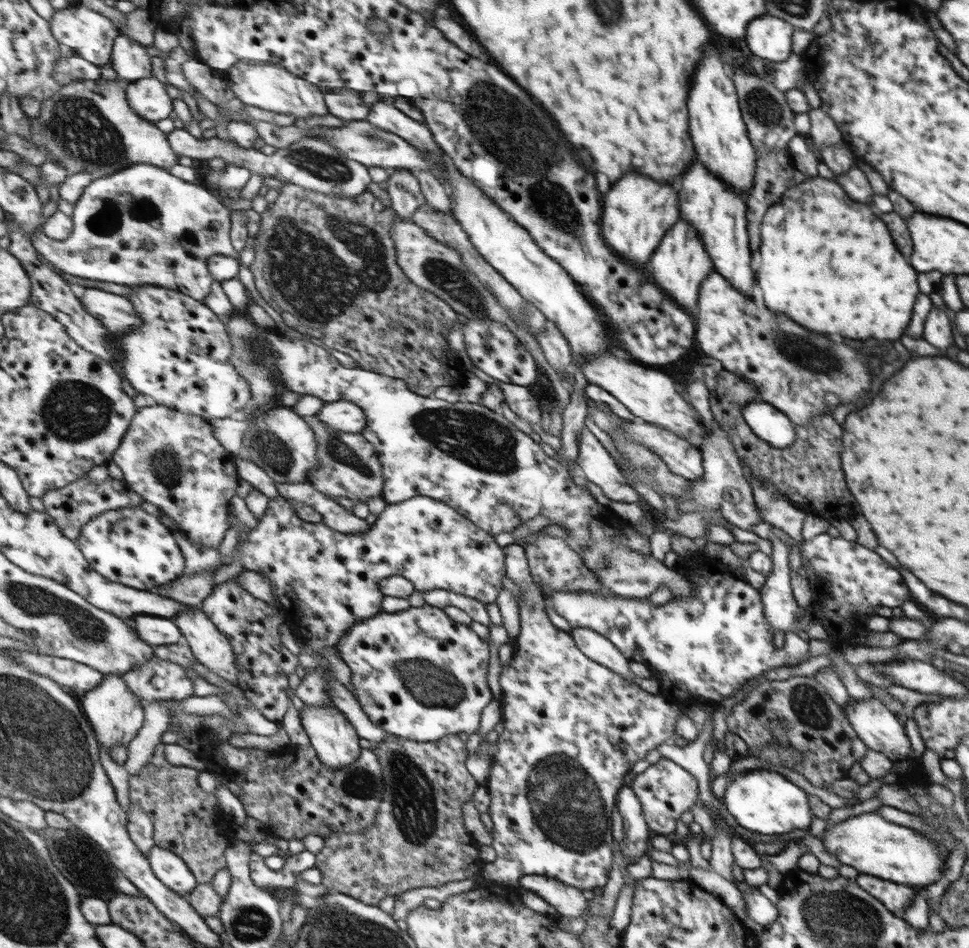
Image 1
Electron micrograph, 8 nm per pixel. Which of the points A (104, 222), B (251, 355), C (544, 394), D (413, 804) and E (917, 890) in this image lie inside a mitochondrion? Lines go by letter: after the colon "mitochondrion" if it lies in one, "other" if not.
A: mitochondrion
B: mitochondrion
C: other
D: mitochondrion
E: other

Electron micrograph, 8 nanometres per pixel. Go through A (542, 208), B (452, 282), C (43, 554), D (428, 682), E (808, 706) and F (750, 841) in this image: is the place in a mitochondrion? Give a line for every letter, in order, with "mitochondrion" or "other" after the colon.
A: mitochondrion
B: mitochondrion
C: other
D: mitochondrion
E: mitochondrion
F: other

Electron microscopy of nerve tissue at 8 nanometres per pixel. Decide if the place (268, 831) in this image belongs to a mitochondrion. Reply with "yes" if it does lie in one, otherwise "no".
no

